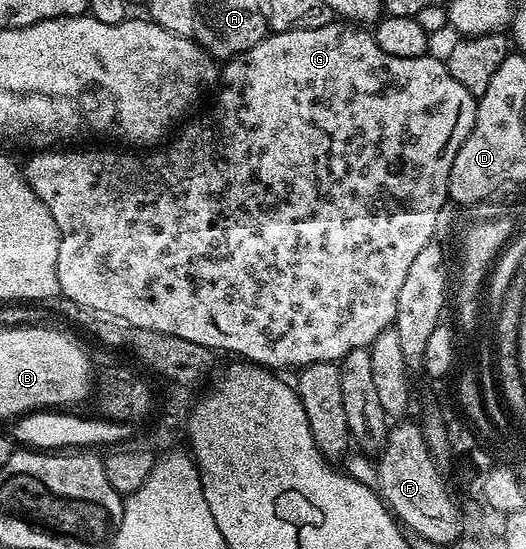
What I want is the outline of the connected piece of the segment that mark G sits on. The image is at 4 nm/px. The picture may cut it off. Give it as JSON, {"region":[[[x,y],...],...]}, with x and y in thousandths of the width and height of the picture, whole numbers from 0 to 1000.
{"region":[[[631,40],[631,42],[625,42],[625,44],[620,44],[620,46],[618,46],[618,47],[610,47],[610,49],[608,49],[608,51],[605,51],[605,53],[603,53],[603,55],[542,55],[542,56],[540,56],[540,58],[515,58],[515,60],[513,60],[513,62],[510,62],[510,66],[508,66],[508,67],[506,67],[506,69],[504,69],[504,71],[502,71],[502,73],[498,73],[498,75],[496,75],[496,77],[489,77],[489,84],[481,84],[481,86],[479,86],[479,87],[475,87],[475,89],[473,89],[473,91],[471,91],[471,95],[454,95],[454,97],[451,97],[451,98],[449,98],[449,102],[441,102],[441,104],[439,104],[439,107],[437,107],[437,109],[433,109],[433,111],[430,111],[430,115],[426,115],[426,117],[424,117],[424,118],[422,118],[422,124],[420,124],[420,144],[418,144],[418,146],[416,146],[416,148],[414,148],[414,153],[413,153],[413,162],[414,162],[414,160],[416,160],[416,169],[413,169],[413,171],[411,171],[411,175],[409,175],[409,184],[405,184],[405,186],[403,186],[403,189],[401,189],[401,199],[397,199],[397,200],[395,200],[395,204],[394,204],[394,213],[390,213],[390,215],[388,215],[388,219],[386,219],[386,220],[382,220],[382,222],[380,222],[380,226],[371,226],[371,228],[363,228],[363,226],[356,226],[356,224],[350,224],[350,226],[348,226],[348,228],[346,228],[346,233],[348,233],[348,231],[350,231],[350,233],[348,233],[348,242],[344,242],[344,244],[342,244],[342,248],[340,248],[340,250],[337,250],[337,248],[338,248],[338,246],[335,246],[335,248],[333,248],[333,250],[331,250],[331,251],[325,251],[325,253],[319,253],[319,255],[317,255],[317,257],[316,257],[316,260],[312,260],[312,262],[310,262],[310,264],[308,264],[308,266],[302,266],[302,268],[297,268],[297,270],[295,270],[295,271],[293,271],[293,273],[226,273],[226,275],[234,275],[234,277],[209,277],[209,273],[207,273],[207,271],[203,271],[203,270],[150,270],[150,271],[146,271],[146,273],[144,273],[144,277],[127,277],[127,275],[135,275],[135,273],[74,273],[74,275],[68,275],[68,277],[67,277],[67,279],[65,279],[65,281],[59,281],[59,282],[53,282],[53,284],[59,284],[59,286],[55,286],[55,288],[53,288],[53,291],[51,291],[51,301],[49,301],[49,299],[48,299],[48,297],[46,297],[46,299],[44,299],[44,301],[42,301],[42,306],[40,306],[40,311],[42,311],[42,317],[44,317],[44,321],[46,321],[46,324],[49,324],[49,328],[51,328],[51,335],[53,335],[53,337],[55,337],[55,341],[57,341],[57,342],[59,342],[59,344],[63,344],[63,348],[67,348],[67,352],[68,352],[68,353],[70,353],[70,361],[78,361],[78,368],[86,368],[86,375],[93,375],[93,390],[101,390],[101,404],[108,404],[108,419],[110,419],[110,421],[112,421],[112,454],[110,454],[110,455],[108,455],[108,514],[110,514],[110,515],[112,515],[112,530],[114,530],[114,534],[116,534],[116,539],[118,539],[118,541],[120,541],[120,543],[124,543],[124,545],[137,545],[137,546],[139,546],[139,550],[146,550],[146,552],[148,552],[148,556],[156,556],[156,557],[169,557],[169,559],[177,559],[177,561],[179,561],[179,563],[183,563],[183,565],[200,565],[200,566],[202,566],[202,570],[209,570],[209,572],[215,572],[215,574],[219,574],[219,576],[221,576],[221,577],[222,577],[222,579],[224,579],[224,581],[226,581],[226,585],[234,585],[234,587],[236,587],[236,588],[238,588],[238,590],[249,590],[249,592],[251,592],[251,594],[253,594],[253,596],[272,596],[272,597],[281,597],[281,599],[283,599],[283,601],[298,601],[298,603],[300,603],[300,605],[312,605],[312,607],[314,607],[314,608],[329,608],[329,610],[331,610],[331,612],[335,612],[335,614],[337,614],[337,616],[352,616],[352,617],[354,617],[354,619],[357,619],[357,621],[359,621],[359,623],[375,623],[375,625],[376,625],[376,627],[380,627],[380,628],[382,628],[382,630],[390,630],[390,632],[392,632],[392,634],[399,634],[399,636],[403,636],[403,638],[414,638],[414,639],[416,639],[416,641],[418,641],[418,643],[422,643],[422,641],[420,641],[420,639],[424,639],[424,641],[441,641],[441,645],[443,645],[443,647],[447,647],[447,648],[441,648],[441,650],[447,650],[447,652],[460,652],[460,654],[462,654],[462,656],[464,656],[464,658],[470,658],[470,659],[475,659],[475,661],[479,661],[479,663],[490,663],[490,665],[494,665],[494,667],[498,667],[498,668],[502,668],[502,670],[511,670],[511,672],[517,672],[517,674],[538,674],[538,672],[530,672],[530,670],[555,670],[555,674],[567,674],[567,672],[572,672],[572,670],[578,670],[578,668],[580,668],[580,665],[584,665],[584,663],[601,663],[601,661],[603,661],[603,659],[643,659],[643,658],[646,658],[646,656],[652,656],[652,654],[654,654],[654,652],[656,652],[656,645],[663,645],[663,638],[679,638],[679,636],[681,636],[681,634],[703,634],[703,632],[705,632],[705,627],[707,627],[707,623],[709,623],[709,621],[711,621],[711,619],[713,619],[713,617],[715,617],[715,616],[717,616],[717,608],[724,608],[724,607],[726,607],[726,605],[730,605],[730,603],[732,603],[732,599],[736,599],[736,597],[740,597],[740,596],[745,596],[745,592],[749,592],[749,588],[751,588],[751,574],[753,574],[753,572],[755,572],[755,536],[762,536],[762,519],[766,519],[766,517],[768,517],[768,515],[770,515],[770,499],[778,499],[778,483],[779,483],[779,481],[781,481],[781,479],[785,479],[785,470],[793,470],[793,463],[800,463],[800,455],[808,455],[808,448],[810,448],[810,446],[812,446],[812,444],[816,444],[816,443],[821,443],[821,439],[825,439],[825,437],[827,437],[827,435],[829,435],[829,430],[827,430],[827,421],[831,421],[831,419],[833,419],[833,415],[835,415],[835,384],[838,384],[838,383],[840,383],[840,379],[842,379],[842,370],[846,370],[846,368],[848,368],[848,370],[852,370],[852,364],[854,364],[854,359],[852,359],[852,355],[850,355],[850,341],[852,341],[852,339],[854,339],[854,310],[861,310],[861,288],[869,288],[869,273],[876,273],[876,259],[884,259],[884,251],[892,251],[892,237],[899,237],[899,230],[901,230],[901,228],[903,228],[903,193],[905,193],[905,188],[907,188],[907,177],[905,177],[905,175],[901,175],[901,173],[899,173],[899,171],[892,171],[892,164],[884,164],[884,157],[876,157],[876,149],[869,149],[869,142],[861,142],[861,135],[854,135],[854,128],[852,128],[852,126],[850,126],[850,118],[848,118],[848,115],[844,115],[844,111],[842,111],[842,109],[840,109],[840,107],[837,107],[837,104],[835,104],[835,109],[833,109],[833,106],[831,106],[831,104],[827,104],[827,102],[825,102],[825,98],[814,98],[814,100],[808,100],[808,102],[795,102],[795,104],[793,104],[793,106],[753,106],[753,104],[751,104],[751,100],[747,100],[747,98],[732,98],[732,91],[724,91],[724,84],[717,84],[717,77],[715,77],[715,75],[713,75],[713,69],[711,69],[711,64],[707,64],[707,60],[705,60],[705,58],[703,58],[703,56],[698,56],[698,58],[688,58],[688,55],[686,55],[686,53],[683,53],[683,51],[688,51],[688,49],[683,49],[683,47],[677,47],[677,46],[675,46],[675,44],[673,44],[673,42],[667,42],[667,40]]]}

